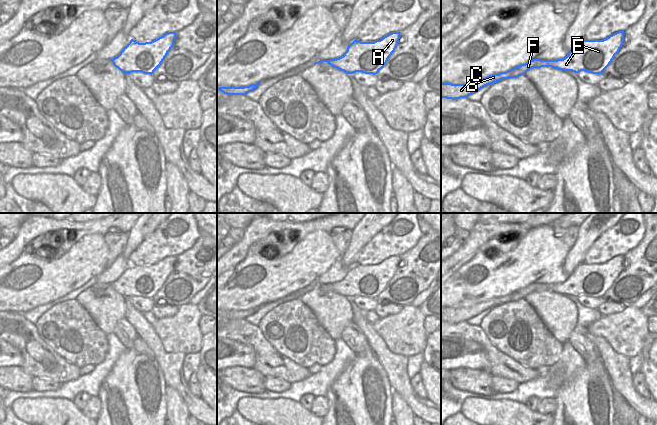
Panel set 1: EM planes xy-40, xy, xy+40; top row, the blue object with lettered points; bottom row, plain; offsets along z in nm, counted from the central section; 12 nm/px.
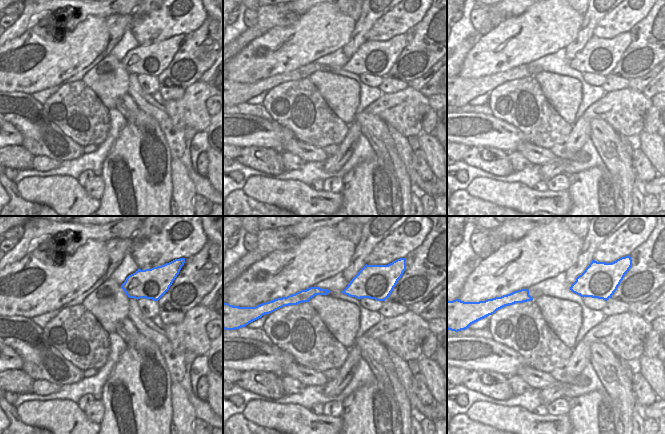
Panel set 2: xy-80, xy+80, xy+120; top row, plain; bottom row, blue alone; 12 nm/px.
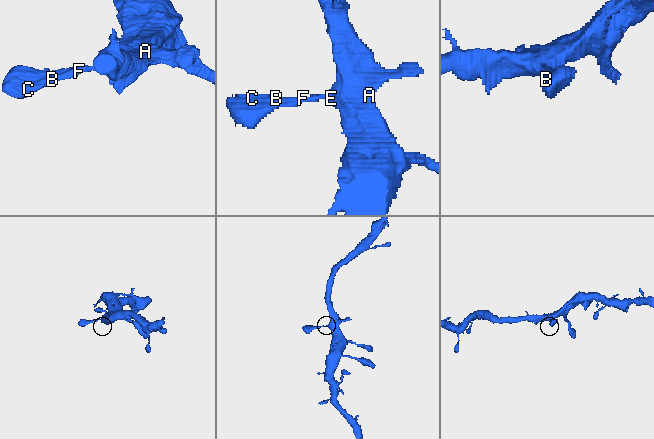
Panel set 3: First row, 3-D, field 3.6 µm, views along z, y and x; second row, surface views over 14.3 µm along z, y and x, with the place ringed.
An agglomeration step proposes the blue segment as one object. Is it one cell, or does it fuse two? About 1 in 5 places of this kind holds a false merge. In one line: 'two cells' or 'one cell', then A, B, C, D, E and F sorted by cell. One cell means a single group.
one cell | A B C D E F

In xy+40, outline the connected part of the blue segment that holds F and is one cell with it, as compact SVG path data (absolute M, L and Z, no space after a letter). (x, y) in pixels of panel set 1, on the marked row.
M618 31L603 40L581 39L563 59L529 60L527 63L516 66L506 72L492 74L472 83L441 83L441 98L452 100L467 98L487 85L492 85L503 79L525 75L532 68L552 67L575 73L585 71L592 74L603 74L603 71L610 65L623 43L624 31Z

